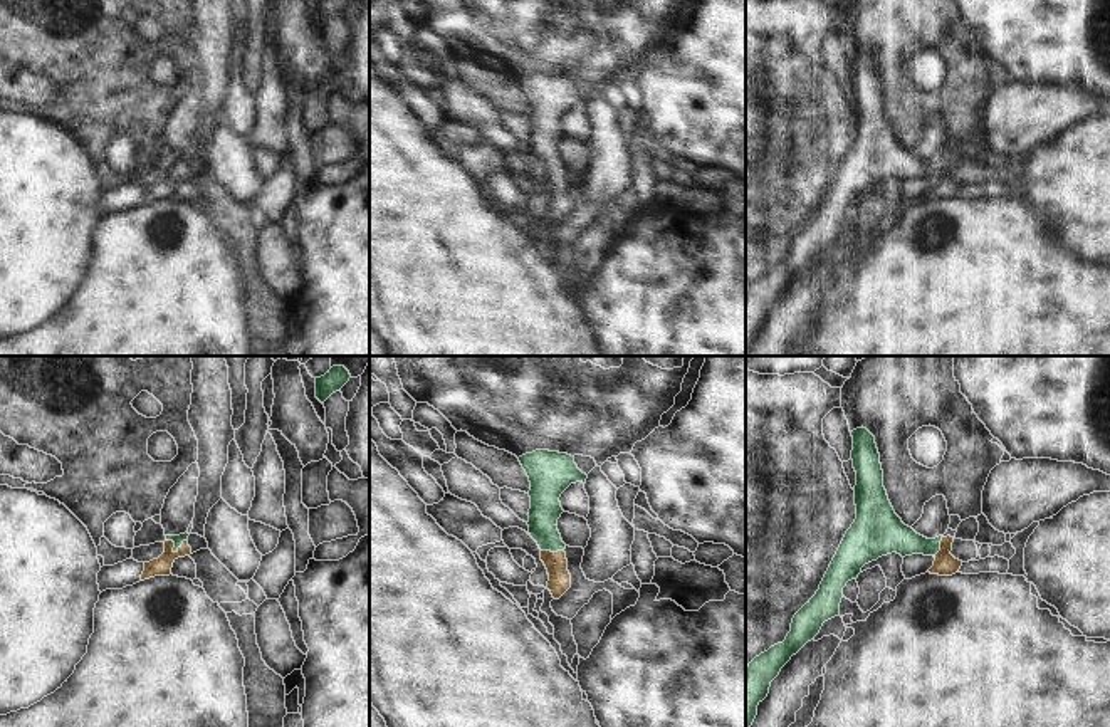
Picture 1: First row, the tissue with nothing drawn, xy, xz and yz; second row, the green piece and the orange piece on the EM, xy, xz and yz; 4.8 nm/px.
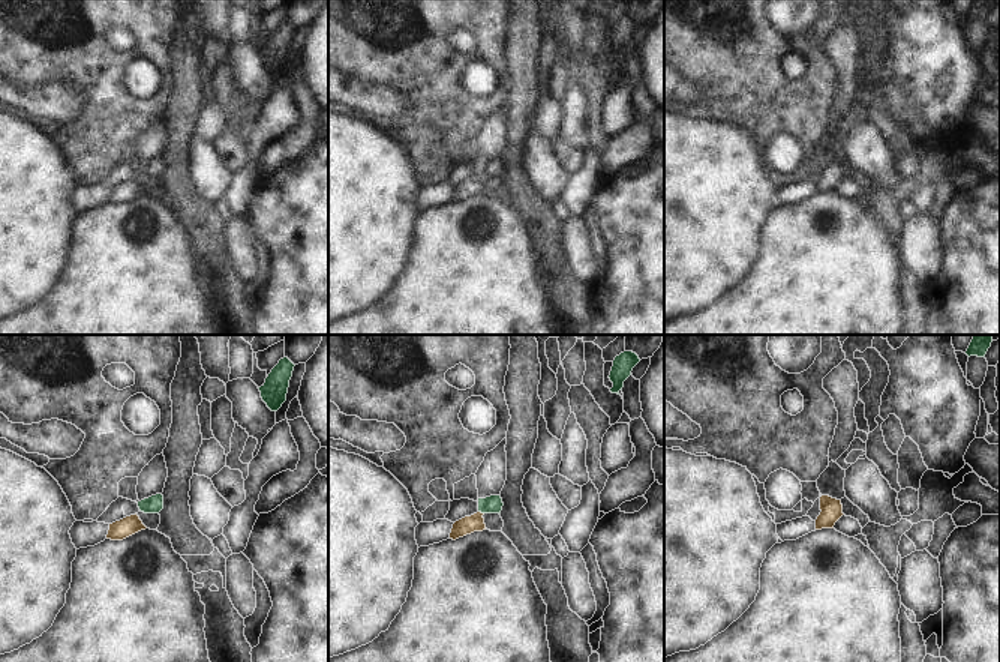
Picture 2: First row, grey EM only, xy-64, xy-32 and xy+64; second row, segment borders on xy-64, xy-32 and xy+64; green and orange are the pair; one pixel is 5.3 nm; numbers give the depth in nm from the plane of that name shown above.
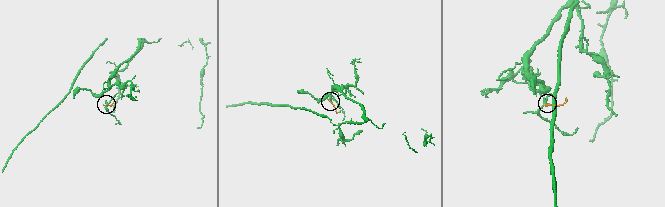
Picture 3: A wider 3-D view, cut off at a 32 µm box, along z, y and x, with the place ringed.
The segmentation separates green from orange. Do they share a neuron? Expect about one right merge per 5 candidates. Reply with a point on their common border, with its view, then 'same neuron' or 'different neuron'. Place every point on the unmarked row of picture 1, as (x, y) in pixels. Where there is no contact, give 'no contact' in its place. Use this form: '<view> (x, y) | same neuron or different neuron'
xy (175, 170) | same neuron

